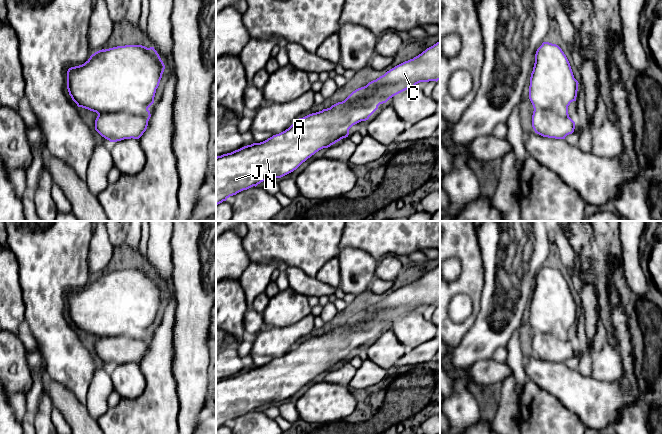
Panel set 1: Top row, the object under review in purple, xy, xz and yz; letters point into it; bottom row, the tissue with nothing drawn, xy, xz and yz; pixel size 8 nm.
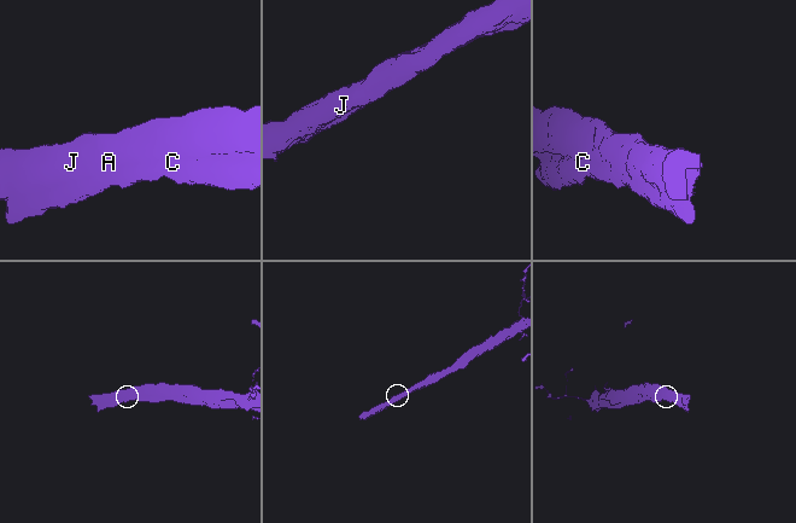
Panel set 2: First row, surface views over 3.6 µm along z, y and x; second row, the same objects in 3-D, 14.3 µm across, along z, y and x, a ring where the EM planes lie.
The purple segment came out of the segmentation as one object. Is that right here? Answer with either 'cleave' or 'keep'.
cleave

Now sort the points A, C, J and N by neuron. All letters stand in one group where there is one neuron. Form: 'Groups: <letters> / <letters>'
Groups: A J N / C

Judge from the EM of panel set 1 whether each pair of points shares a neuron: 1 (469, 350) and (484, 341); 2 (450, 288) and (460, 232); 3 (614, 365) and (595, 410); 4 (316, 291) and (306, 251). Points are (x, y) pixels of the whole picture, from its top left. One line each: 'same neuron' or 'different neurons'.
1: same neuron
2: same neuron
3: different neurons
4: different neurons

